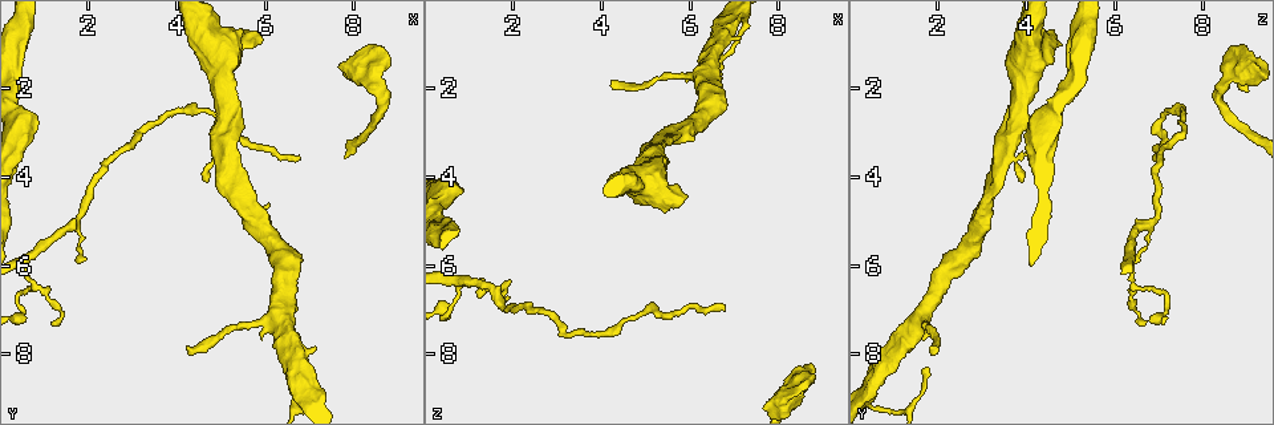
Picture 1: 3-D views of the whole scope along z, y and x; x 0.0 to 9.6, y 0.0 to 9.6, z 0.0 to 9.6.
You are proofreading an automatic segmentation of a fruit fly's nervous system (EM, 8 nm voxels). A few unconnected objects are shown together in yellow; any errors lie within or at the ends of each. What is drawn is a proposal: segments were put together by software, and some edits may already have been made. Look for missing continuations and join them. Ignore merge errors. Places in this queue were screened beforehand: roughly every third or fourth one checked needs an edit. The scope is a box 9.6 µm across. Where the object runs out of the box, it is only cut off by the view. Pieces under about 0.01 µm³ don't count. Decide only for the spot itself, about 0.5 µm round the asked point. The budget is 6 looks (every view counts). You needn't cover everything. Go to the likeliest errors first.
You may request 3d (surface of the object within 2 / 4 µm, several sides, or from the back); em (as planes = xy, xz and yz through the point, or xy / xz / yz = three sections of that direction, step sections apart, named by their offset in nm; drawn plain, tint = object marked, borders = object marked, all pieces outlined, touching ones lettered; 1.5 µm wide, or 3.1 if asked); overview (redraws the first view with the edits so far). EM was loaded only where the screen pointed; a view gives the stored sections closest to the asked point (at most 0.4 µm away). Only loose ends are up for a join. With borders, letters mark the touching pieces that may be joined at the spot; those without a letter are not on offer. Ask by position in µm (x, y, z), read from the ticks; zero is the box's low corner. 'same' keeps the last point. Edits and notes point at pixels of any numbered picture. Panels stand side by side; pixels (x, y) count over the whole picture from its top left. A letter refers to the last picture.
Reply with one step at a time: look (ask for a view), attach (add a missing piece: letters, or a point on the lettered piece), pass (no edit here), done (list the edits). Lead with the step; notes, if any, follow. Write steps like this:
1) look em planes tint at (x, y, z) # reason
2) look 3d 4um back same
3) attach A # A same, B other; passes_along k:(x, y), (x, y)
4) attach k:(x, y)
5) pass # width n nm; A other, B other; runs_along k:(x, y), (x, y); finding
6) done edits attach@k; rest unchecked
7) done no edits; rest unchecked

look 3d 4um at (6.85, 3.55, 6.90) # tapers out

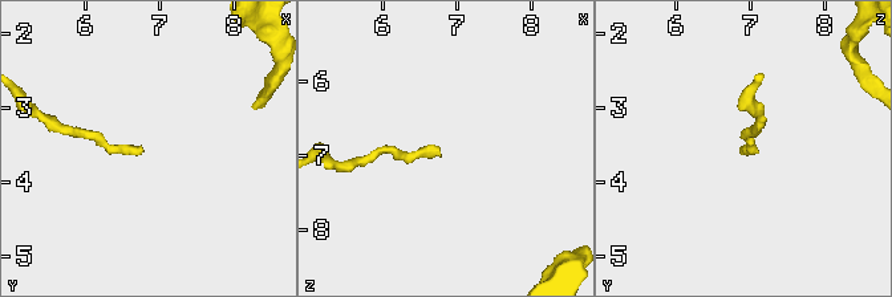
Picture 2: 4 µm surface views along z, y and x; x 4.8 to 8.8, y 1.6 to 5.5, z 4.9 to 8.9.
look em planes borders at (6.80, 3.60, 6.90) # shape alone is not enough

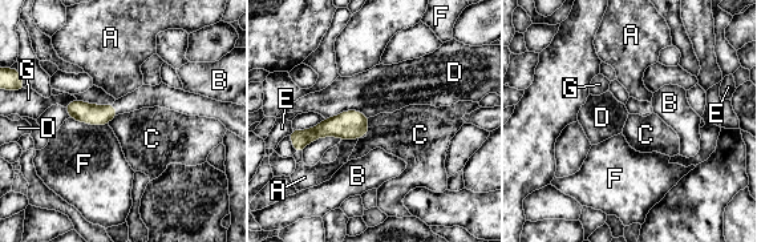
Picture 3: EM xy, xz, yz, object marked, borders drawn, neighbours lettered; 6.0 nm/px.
pass # A other, B other, C other, D other, E other, F other, G other; border 3:(369, 117), (367, 136); none of them fits

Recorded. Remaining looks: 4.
look em yz step 8 borders at (8.80, 1.20, 8.50) # an open end

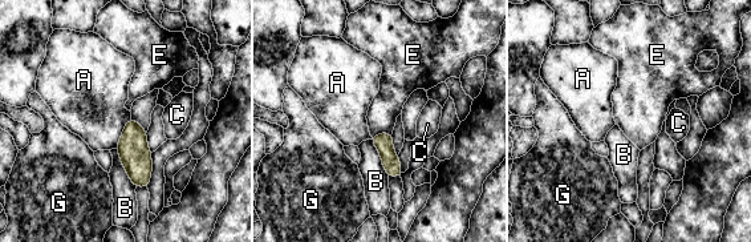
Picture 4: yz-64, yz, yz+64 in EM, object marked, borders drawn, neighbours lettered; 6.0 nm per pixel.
look em planes borders same # another direction

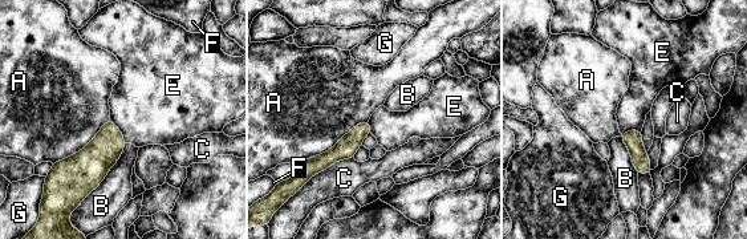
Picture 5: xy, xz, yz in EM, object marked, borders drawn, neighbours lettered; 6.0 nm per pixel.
pass # A other, B other, C other, E other, F other, G other; runs_along 5:(366, 125), (341, 150), (309, 167); none of them fits

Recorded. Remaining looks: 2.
look em planes borders at (4.25, 7.80, 1.90) # thin end

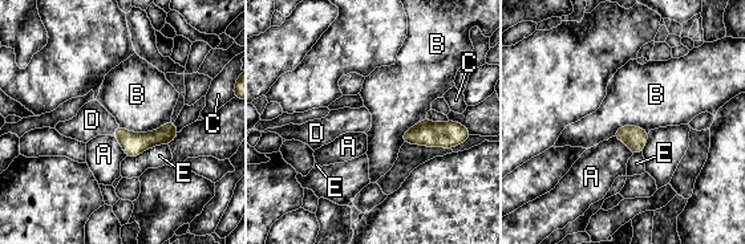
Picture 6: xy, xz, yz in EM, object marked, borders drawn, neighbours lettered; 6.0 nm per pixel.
attach D # A other, B other, C other, D same, E other; the cell continues

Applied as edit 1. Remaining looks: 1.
done edits attach@6; rest unchecked

